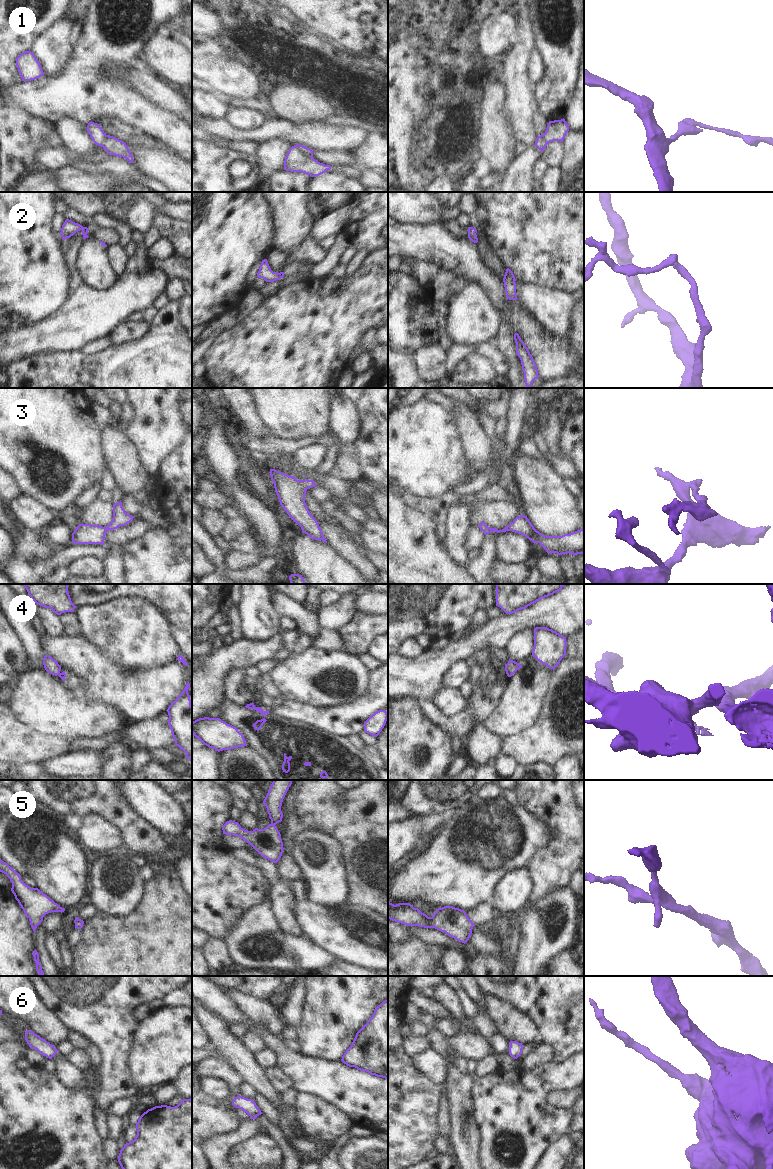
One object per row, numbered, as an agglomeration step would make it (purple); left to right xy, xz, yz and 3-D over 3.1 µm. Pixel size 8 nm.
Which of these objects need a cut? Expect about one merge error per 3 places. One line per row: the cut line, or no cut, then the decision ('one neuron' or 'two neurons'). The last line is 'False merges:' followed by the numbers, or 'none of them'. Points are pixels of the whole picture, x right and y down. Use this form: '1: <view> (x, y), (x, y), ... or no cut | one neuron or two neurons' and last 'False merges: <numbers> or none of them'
1: xz (293, 146), (302, 154), (312, 157) | two neurons
2: no cut | one neuron
3: no cut | one neuron
4: yz (518, 663), (516, 670) | two neurons
5: no cut | one neuron
6: no cut | one neuron
False merges: 1, 4

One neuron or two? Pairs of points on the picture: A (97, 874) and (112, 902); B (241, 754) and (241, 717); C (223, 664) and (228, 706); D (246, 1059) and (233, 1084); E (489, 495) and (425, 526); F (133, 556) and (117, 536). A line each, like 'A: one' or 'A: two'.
A: one
B: two
C: two
D: two
E: two
F: two

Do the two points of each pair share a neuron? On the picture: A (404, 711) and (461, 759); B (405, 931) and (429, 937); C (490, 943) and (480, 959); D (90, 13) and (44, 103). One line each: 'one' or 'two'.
A: two
B: one
C: two
D: one

